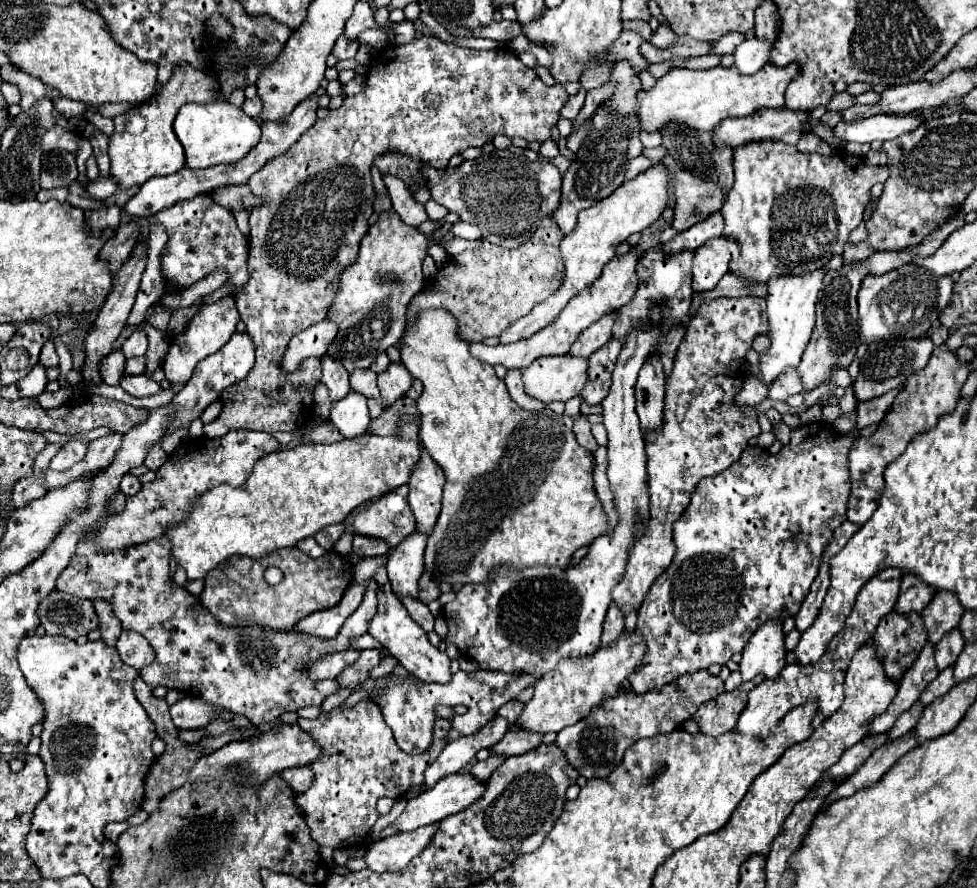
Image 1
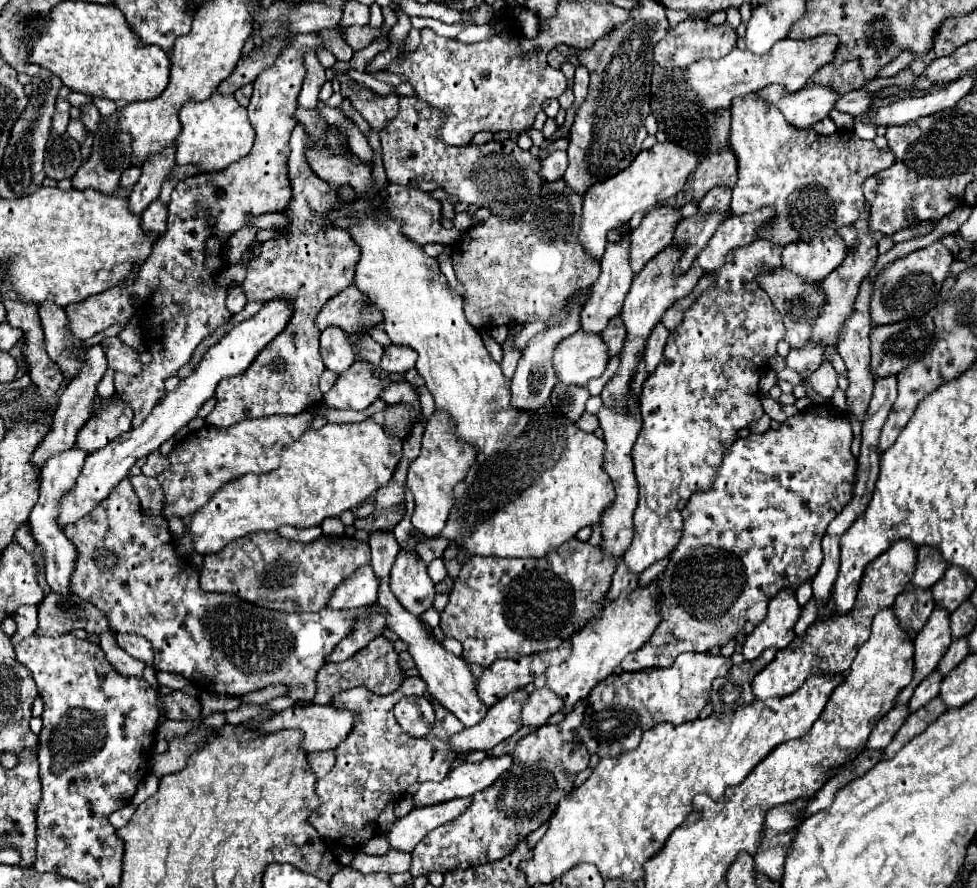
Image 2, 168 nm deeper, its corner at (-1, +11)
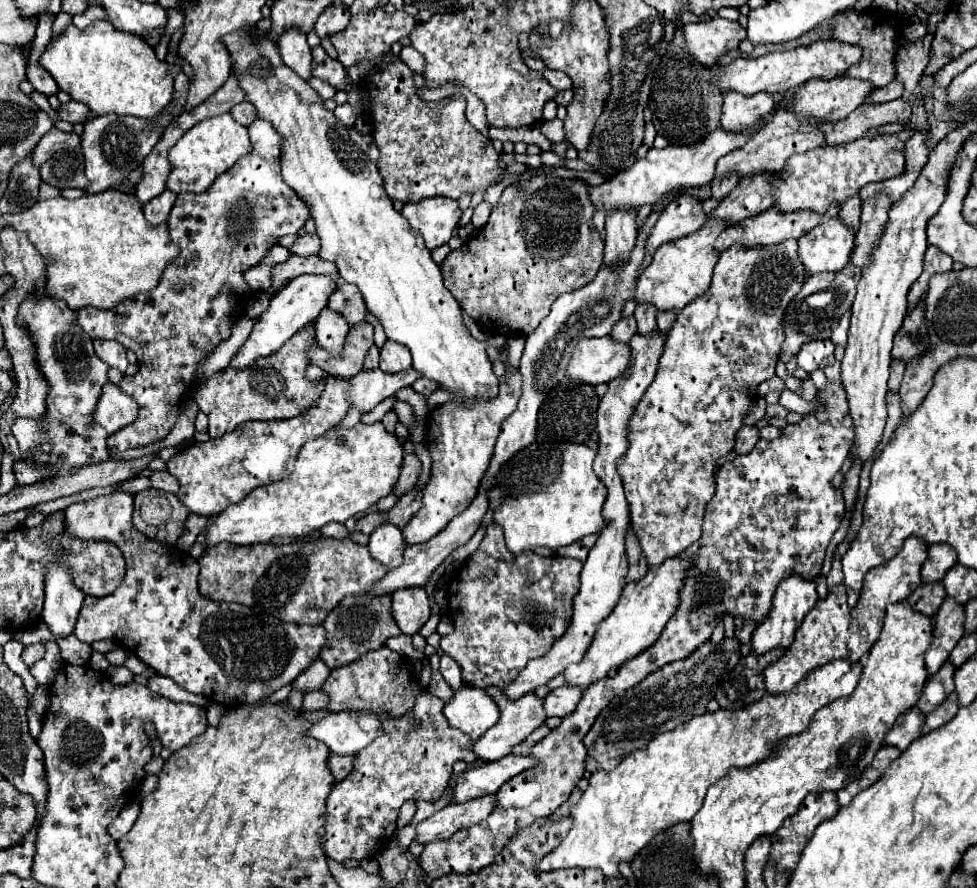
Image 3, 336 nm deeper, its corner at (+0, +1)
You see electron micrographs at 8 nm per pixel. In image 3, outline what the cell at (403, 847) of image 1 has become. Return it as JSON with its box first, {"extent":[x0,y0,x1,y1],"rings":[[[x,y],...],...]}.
{"extent":[415,796,495,844],"rings":[[[495,796],[477,798],[477,802],[463,802],[463,804],[449,804],[443,810],[435,812],[433,816],[425,818],[415,828],[415,842],[427,844],[433,840],[451,838],[457,830],[469,828],[491,814],[495,808]]]}

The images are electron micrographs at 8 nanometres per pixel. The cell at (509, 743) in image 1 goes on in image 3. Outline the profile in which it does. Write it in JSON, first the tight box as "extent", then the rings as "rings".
{"extent":[543,684,581,718],"rings":[[[567,684],[549,692],[545,696],[545,702],[543,702],[547,718],[551,718],[551,716],[563,718],[563,716],[571,714],[575,710],[579,698],[581,698],[581,690],[575,686],[567,686]]]}

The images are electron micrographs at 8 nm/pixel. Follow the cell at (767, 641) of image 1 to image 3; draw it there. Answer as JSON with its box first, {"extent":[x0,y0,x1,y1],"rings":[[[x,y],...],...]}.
{"extent":[751,576,817,656],"rings":[[[791,576],[785,582],[781,582],[781,586],[777,586],[777,594],[773,596],[773,608],[769,612],[769,618],[765,618],[765,622],[759,624],[753,632],[751,652],[761,656],[773,648],[789,648],[795,636],[795,630],[801,626],[803,618],[815,606],[815,602],[817,602],[815,582],[803,580],[801,576]]]}

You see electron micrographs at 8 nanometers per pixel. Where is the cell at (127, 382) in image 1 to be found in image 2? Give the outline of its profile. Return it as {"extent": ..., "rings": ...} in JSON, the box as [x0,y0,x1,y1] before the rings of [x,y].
{"extent":[100,336,142,374],"rings":[[[112,336],[112,338],[102,338],[100,340],[100,346],[104,348],[106,352],[106,360],[108,360],[108,366],[116,372],[126,372],[126,374],[138,374],[142,370],[142,364],[138,360],[138,354],[122,344],[122,340],[118,336]]]}

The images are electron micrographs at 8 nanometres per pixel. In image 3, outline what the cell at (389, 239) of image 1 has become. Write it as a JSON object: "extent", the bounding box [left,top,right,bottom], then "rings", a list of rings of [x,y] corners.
{"extent":[401,198,461,250],"rings":[[[423,198],[421,202],[407,202],[401,214],[415,230],[421,232],[429,250],[449,242],[461,216],[457,200],[451,198]]]}

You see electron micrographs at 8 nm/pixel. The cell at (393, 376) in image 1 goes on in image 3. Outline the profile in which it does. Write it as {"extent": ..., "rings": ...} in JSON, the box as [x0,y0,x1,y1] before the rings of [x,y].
{"extent":[379,340,411,374],"rings":[[[387,340],[381,348],[381,364],[379,368],[387,374],[399,374],[411,368],[411,354],[405,346]]]}

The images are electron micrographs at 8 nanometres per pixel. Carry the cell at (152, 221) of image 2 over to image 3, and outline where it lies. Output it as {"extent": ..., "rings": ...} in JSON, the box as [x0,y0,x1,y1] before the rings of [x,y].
{"extent":[143,190,177,226],"rings":[[[165,190],[163,194],[159,194],[157,198],[153,198],[153,202],[147,202],[143,206],[143,214],[147,218],[147,222],[151,226],[159,226],[159,224],[165,224],[167,218],[169,218],[169,212],[173,208],[173,202],[175,202],[177,194],[173,194],[171,190]]]}

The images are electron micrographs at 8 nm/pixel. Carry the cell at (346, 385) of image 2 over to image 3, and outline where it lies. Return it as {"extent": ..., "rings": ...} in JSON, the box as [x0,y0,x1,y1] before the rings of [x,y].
{"extent":[345,368,421,414],"rings":[[[413,368],[401,374],[385,374],[381,370],[371,370],[371,372],[361,370],[359,374],[347,380],[349,388],[345,390],[345,396],[349,398],[353,408],[359,408],[363,414],[367,414],[385,398],[395,396],[399,388],[411,386],[419,376],[421,374]]]}

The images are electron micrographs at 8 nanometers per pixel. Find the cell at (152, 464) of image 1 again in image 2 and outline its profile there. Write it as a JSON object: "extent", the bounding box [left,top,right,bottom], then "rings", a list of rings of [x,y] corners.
{"extent":[142,450,170,478],"rings":[[[156,450],[156,452],[152,452],[152,454],[148,456],[148,462],[142,466],[142,474],[156,478],[156,476],[160,476],[162,472],[166,472],[168,468],[170,468],[168,458],[162,456],[162,454]]]}

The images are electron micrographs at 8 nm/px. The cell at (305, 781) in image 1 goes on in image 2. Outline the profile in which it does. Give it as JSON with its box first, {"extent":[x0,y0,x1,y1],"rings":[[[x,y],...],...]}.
{"extent":[308,750,336,778],"rings":[[[334,750],[312,752],[312,754],[308,754],[308,762],[310,762],[312,772],[314,772],[318,778],[324,778],[324,776],[334,768],[336,754],[334,754]]]}

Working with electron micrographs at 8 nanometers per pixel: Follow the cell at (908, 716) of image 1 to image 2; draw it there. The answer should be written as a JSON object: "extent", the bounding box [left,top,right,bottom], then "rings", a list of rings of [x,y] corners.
{"extent":[910,670,942,712],"rings":[[[934,670],[916,690],[914,690],[914,694],[912,694],[912,698],[910,698],[910,712],[916,712],[918,708],[922,708],[928,700],[932,700],[934,696],[938,696],[938,692],[940,692],[940,684],[942,684],[942,676],[940,676],[940,672],[938,670]]]}

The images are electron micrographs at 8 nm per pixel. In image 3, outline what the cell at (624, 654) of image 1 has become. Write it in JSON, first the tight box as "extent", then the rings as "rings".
{"extent":[565,558,693,690],"rings":[[[669,558],[661,566],[649,568],[639,582],[627,584],[623,588],[623,594],[615,610],[597,626],[597,634],[589,650],[585,652],[585,658],[579,664],[569,666],[565,670],[565,684],[585,690],[593,682],[605,678],[611,668],[619,668],[627,660],[635,658],[637,654],[653,646],[653,642],[659,638],[661,630],[665,628],[665,624],[669,622],[669,618],[675,614],[679,606],[679,590],[683,586],[685,572],[691,566],[693,566],[693,560],[681,562],[677,558]]]}

